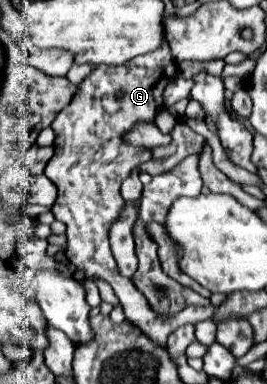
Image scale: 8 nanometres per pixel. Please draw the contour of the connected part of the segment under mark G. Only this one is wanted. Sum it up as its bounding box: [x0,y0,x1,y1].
[45,42,215,344]

